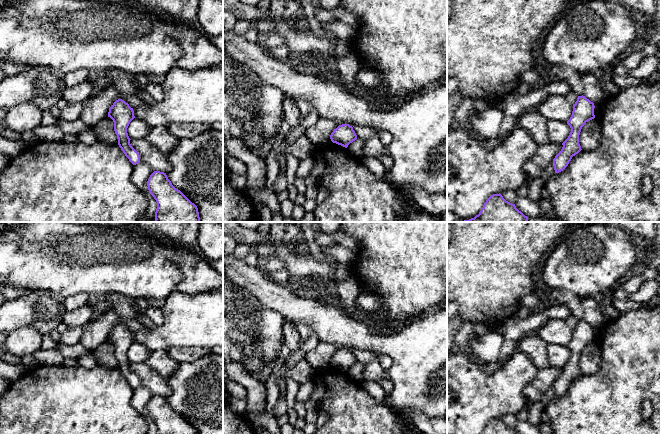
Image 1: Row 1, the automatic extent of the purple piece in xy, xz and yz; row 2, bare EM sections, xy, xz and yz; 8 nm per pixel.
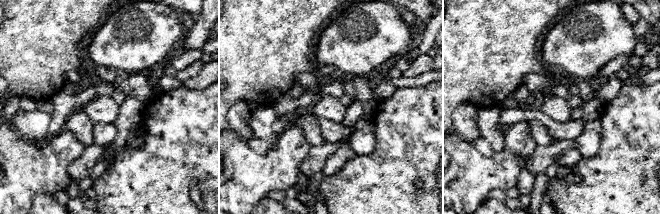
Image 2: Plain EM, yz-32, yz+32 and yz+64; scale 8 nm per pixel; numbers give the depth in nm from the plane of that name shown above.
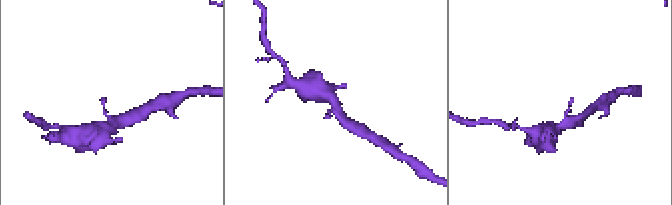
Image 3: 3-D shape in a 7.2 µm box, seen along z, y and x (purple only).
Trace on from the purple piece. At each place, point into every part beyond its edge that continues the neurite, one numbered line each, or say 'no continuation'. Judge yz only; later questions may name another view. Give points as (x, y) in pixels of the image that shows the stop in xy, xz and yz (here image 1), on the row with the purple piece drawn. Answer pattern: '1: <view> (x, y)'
no continuation

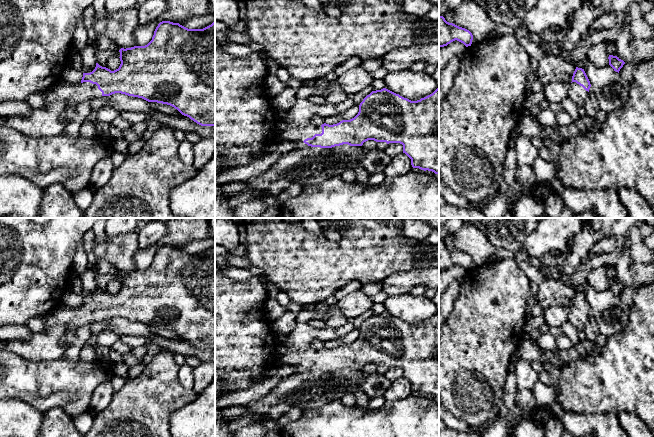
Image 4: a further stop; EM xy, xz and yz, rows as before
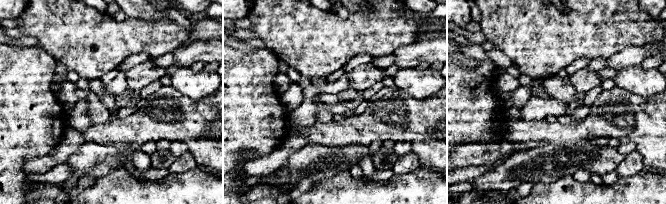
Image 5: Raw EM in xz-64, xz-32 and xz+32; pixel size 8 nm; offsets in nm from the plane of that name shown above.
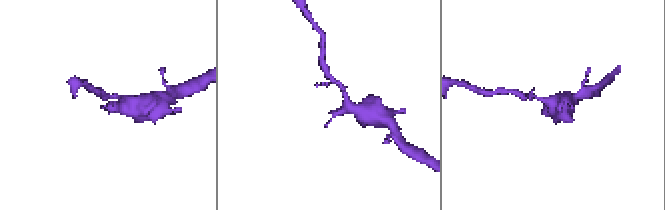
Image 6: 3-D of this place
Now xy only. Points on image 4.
1: xy (47, 121)

